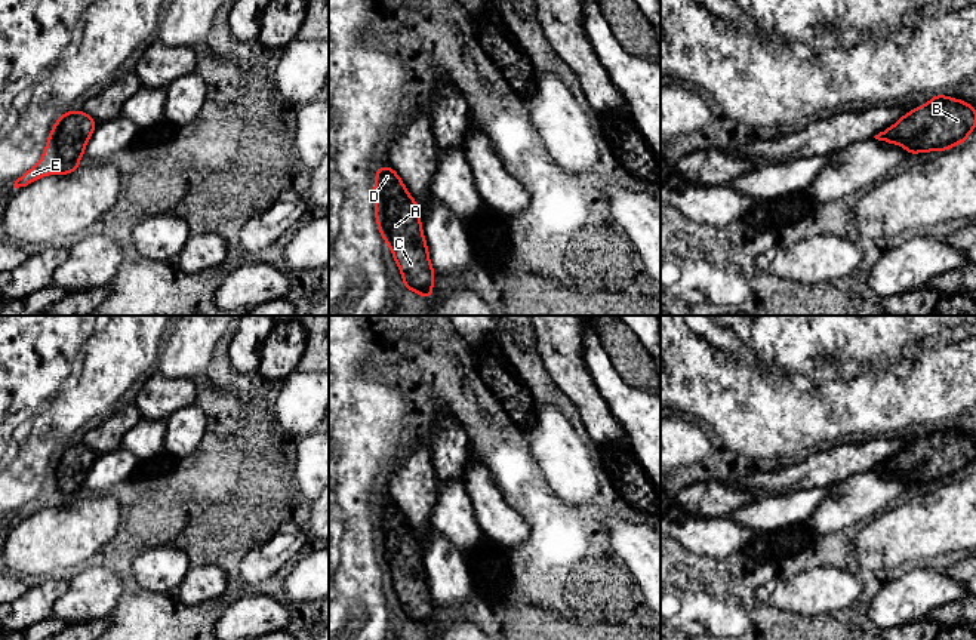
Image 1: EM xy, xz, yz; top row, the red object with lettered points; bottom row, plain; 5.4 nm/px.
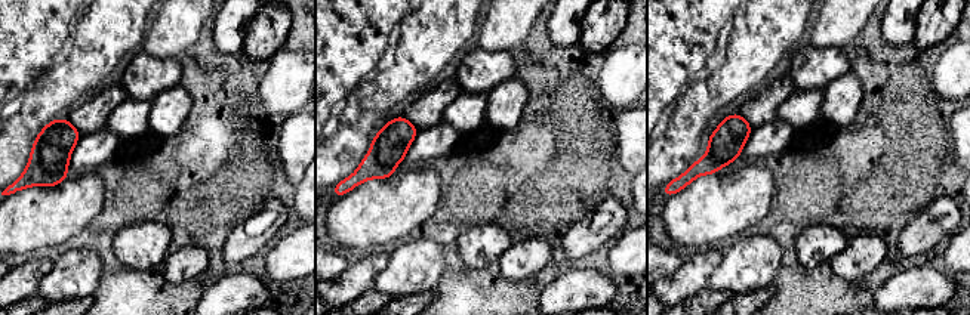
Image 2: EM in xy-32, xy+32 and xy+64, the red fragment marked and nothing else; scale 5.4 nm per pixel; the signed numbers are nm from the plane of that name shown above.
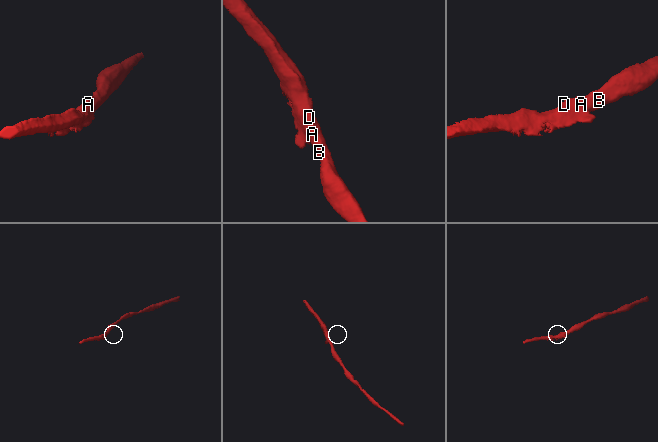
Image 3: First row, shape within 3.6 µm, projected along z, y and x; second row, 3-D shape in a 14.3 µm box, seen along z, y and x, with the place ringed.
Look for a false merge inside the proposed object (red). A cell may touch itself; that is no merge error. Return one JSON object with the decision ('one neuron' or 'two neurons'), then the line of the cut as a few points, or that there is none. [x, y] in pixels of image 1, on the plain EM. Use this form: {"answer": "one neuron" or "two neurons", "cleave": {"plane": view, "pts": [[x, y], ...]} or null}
{"answer": "one neuron", "cleave": null}

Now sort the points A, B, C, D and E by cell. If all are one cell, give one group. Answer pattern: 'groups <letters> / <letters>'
groups A B C D E

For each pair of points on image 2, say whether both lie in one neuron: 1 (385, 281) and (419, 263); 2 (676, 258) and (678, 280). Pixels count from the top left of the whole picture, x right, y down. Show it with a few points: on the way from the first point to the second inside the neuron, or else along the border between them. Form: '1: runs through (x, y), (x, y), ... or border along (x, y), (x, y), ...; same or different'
1: runs through (394, 280), (410, 269); same
2: border along (686, 258), (671, 274), (662, 278); different

